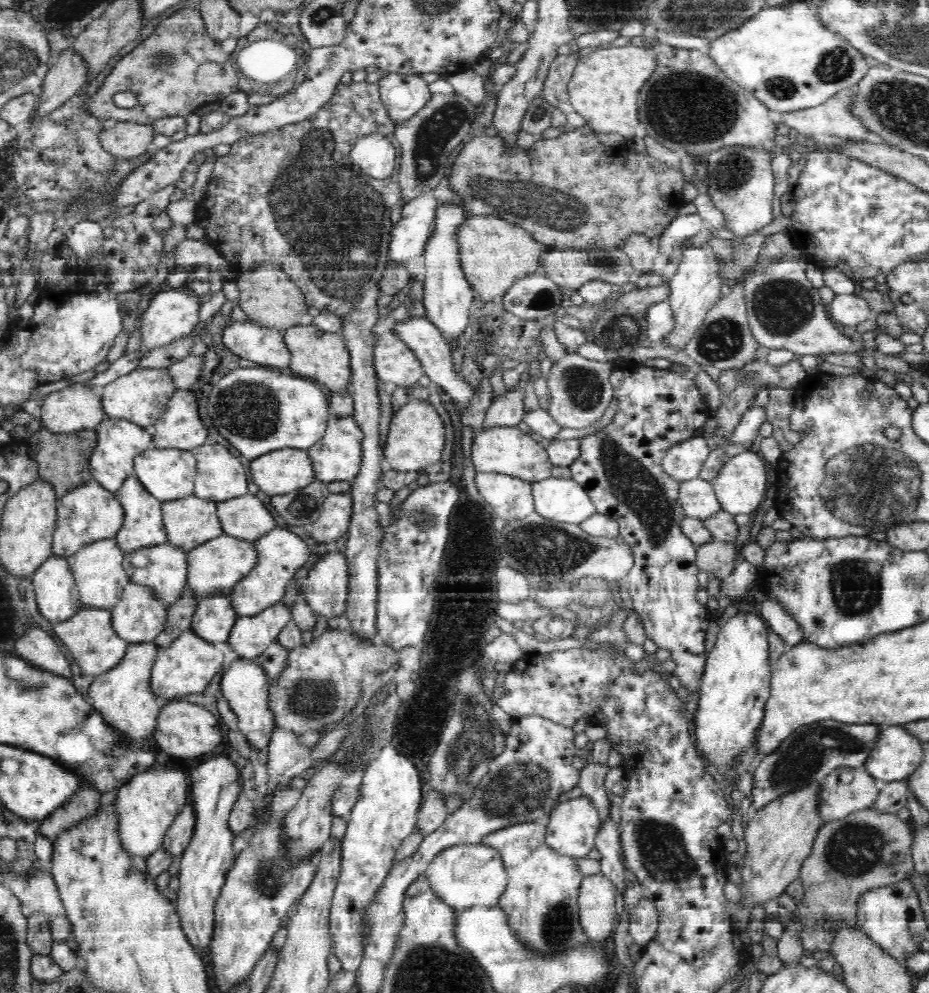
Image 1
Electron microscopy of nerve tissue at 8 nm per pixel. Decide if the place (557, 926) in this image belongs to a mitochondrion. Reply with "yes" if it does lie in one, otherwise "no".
yes

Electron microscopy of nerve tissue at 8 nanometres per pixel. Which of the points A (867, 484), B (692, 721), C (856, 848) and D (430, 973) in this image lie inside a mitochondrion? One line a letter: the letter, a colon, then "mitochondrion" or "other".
A: mitochondrion
B: other
C: mitochondrion
D: mitochondrion

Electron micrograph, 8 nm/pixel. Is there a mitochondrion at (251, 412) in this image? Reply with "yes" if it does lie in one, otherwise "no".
yes

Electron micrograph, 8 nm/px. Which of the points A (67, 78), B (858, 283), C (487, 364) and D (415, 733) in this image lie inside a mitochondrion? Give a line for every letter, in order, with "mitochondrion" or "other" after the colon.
A: other
B: other
C: other
D: mitochondrion

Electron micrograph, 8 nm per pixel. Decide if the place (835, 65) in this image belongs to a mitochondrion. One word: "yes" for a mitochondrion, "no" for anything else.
yes

